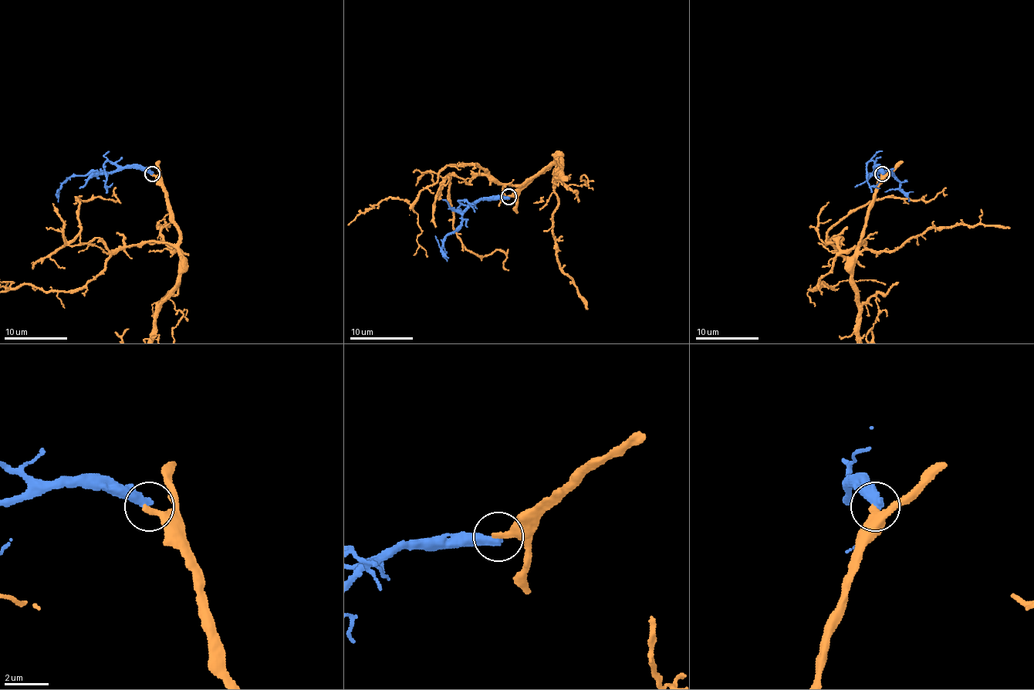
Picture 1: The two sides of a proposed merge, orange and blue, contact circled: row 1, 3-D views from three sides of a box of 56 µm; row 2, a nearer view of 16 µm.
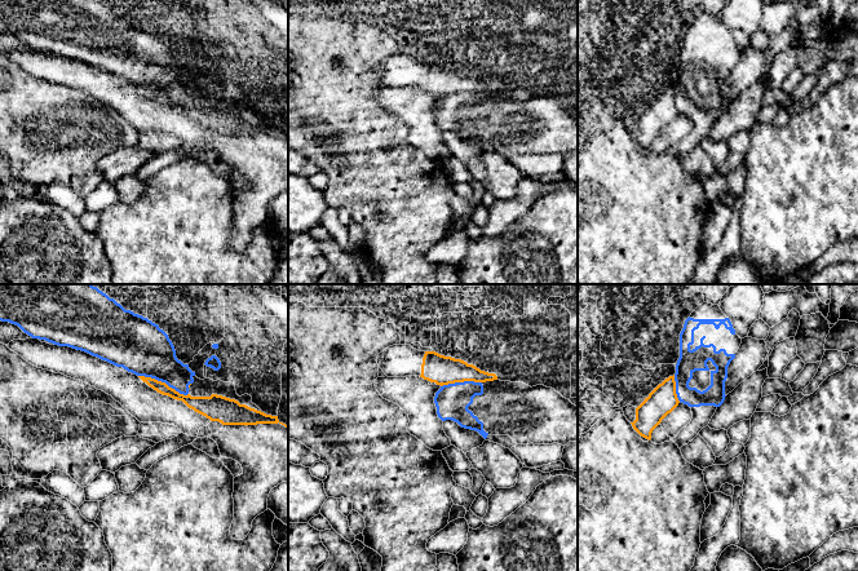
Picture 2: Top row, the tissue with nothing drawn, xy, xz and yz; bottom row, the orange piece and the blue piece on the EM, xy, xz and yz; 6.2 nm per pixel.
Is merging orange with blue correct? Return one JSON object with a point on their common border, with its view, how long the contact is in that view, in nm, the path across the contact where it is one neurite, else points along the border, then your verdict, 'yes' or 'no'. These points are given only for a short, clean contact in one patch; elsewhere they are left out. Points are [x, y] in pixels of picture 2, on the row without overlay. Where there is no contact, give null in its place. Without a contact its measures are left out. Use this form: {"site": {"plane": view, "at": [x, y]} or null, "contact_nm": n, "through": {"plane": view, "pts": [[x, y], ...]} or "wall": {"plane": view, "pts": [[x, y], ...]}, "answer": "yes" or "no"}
{"site": {"plane": "xy", "at": [163, 93]}, "contact_nm": 340, "wall": {"plane": "xy", "pts": [[138, 85], [164, 92], [180, 103], [188, 105]]}, "answer": "no"}

